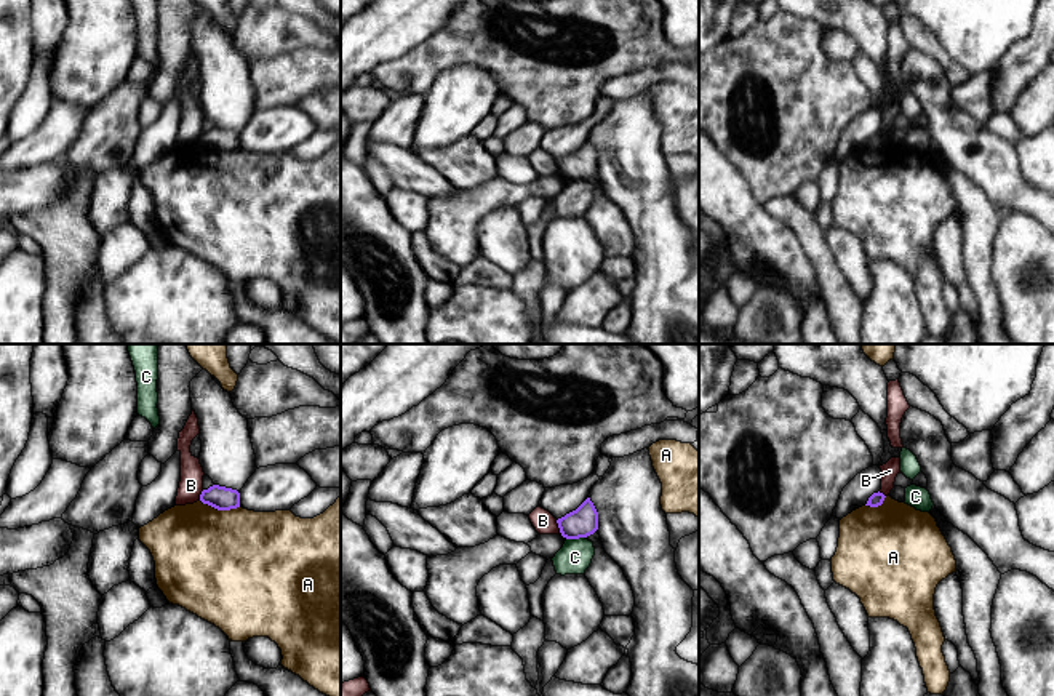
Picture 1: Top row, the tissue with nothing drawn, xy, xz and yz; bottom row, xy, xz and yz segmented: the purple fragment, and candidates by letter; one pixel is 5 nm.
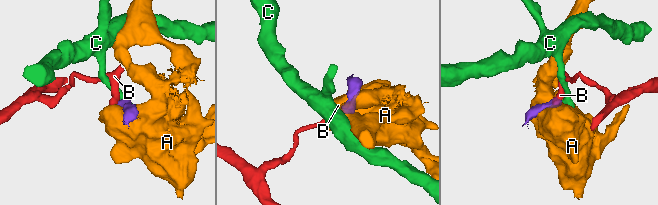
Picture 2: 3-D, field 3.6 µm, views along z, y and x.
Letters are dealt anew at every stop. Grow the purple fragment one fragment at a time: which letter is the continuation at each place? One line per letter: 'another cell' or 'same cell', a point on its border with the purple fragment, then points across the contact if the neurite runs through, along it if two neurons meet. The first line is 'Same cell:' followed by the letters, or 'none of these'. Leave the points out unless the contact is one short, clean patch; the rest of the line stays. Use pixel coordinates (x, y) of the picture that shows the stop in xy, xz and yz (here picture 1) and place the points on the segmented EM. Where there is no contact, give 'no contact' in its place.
Same cell: none of these
A: another cell; contact xy (219, 509)
B: another cell; contact xz (558, 527); border xz (555, 520), (562, 533)
C: another cell; contact xz (574, 538)

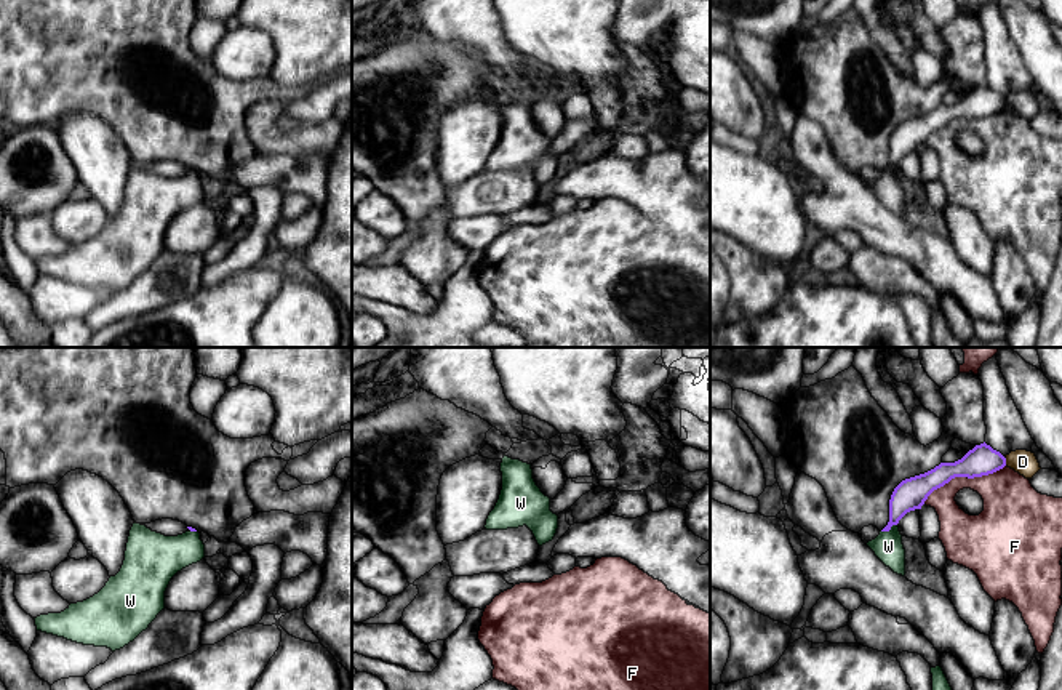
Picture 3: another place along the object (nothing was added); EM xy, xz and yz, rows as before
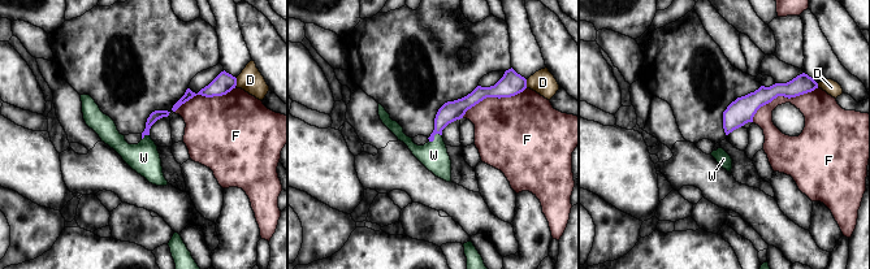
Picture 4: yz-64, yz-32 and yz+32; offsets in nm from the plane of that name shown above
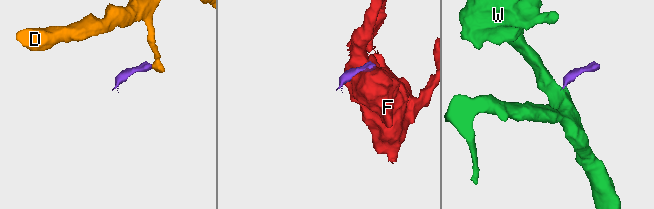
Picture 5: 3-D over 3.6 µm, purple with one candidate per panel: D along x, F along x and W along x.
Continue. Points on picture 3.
Same cell: W
D: another cell; contact yz (1005, 461)
F: another cell; contact yz (963, 476)
W: same cell; contact yz (888, 530); way yz (910, 493), (899, 505), (888, 530), (888, 546)

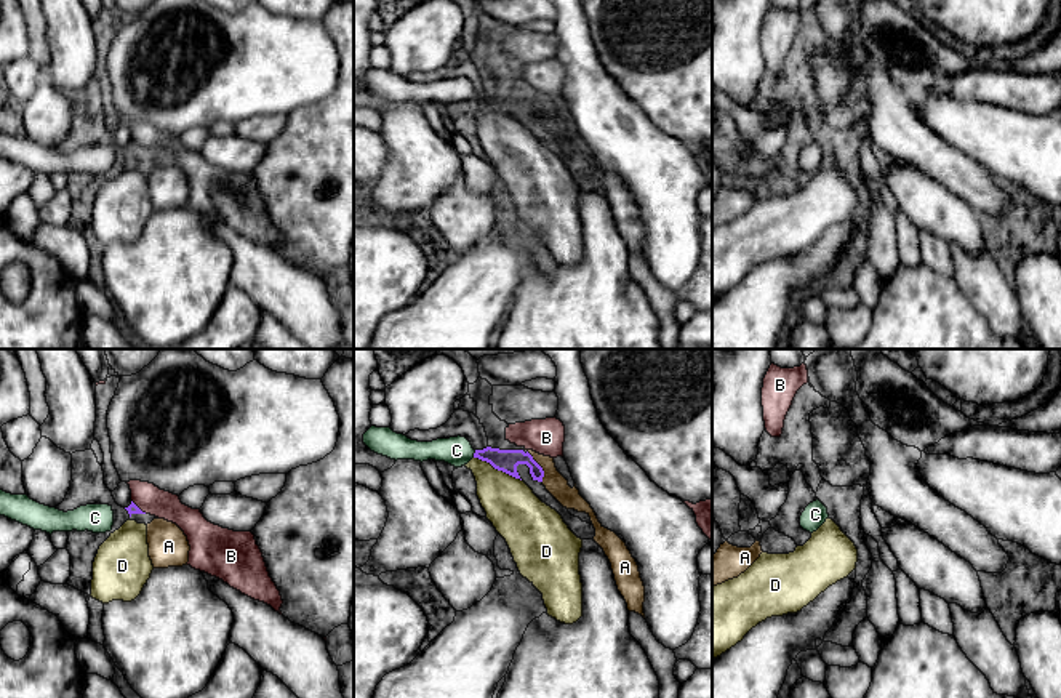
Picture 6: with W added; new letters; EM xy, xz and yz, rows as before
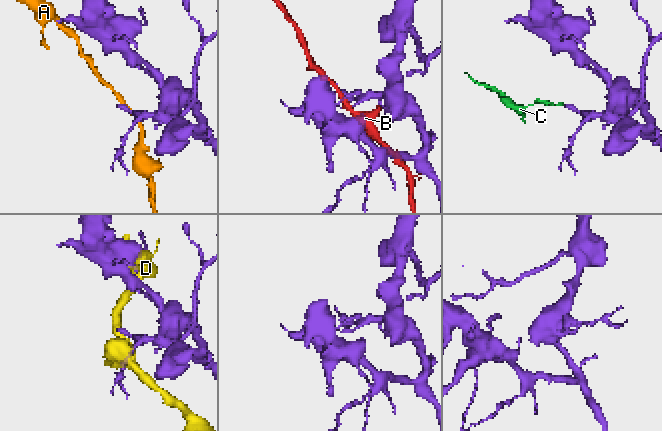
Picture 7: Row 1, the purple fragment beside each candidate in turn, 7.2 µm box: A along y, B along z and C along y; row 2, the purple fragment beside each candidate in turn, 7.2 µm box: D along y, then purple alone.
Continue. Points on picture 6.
Same cell: C
A: another cell; contact xz (540, 466); border xz (527, 452), (541, 468), (543, 481)
B: another cell; contact xy (138, 508)
C: same cell; contact xz (474, 453); way xz (503, 460), (474, 453), (456, 450)
D: another cell; contact xz (498, 469)

